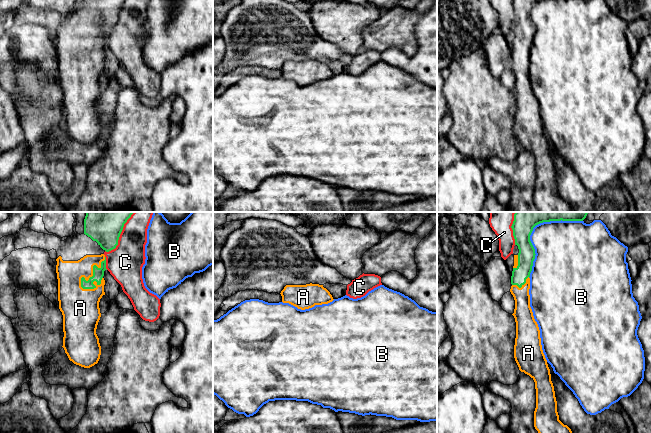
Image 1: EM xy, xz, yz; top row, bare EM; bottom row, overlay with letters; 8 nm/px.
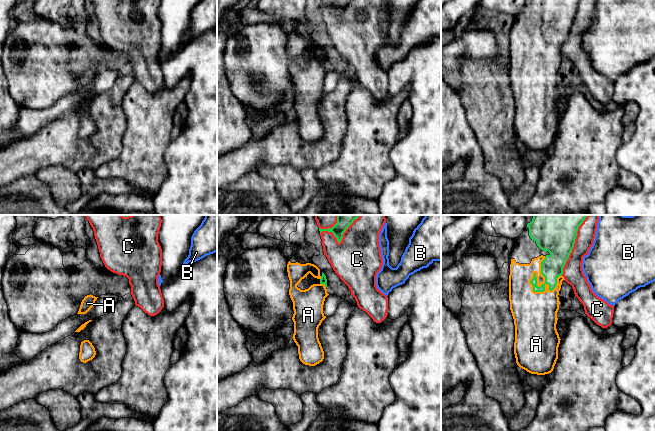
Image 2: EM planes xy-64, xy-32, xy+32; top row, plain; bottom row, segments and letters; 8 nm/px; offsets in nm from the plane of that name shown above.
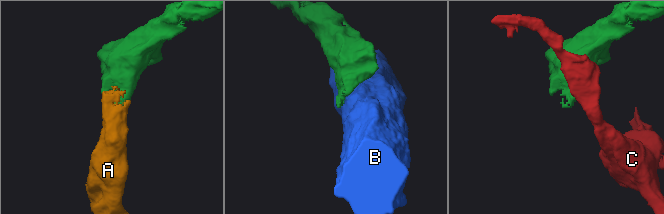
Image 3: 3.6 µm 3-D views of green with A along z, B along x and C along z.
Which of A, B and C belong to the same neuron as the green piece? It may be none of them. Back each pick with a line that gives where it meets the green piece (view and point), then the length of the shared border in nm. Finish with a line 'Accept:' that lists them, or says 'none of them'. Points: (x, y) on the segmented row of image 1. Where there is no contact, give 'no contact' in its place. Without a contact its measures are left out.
A: xy (93, 274) | 320 nm
Accept: A

